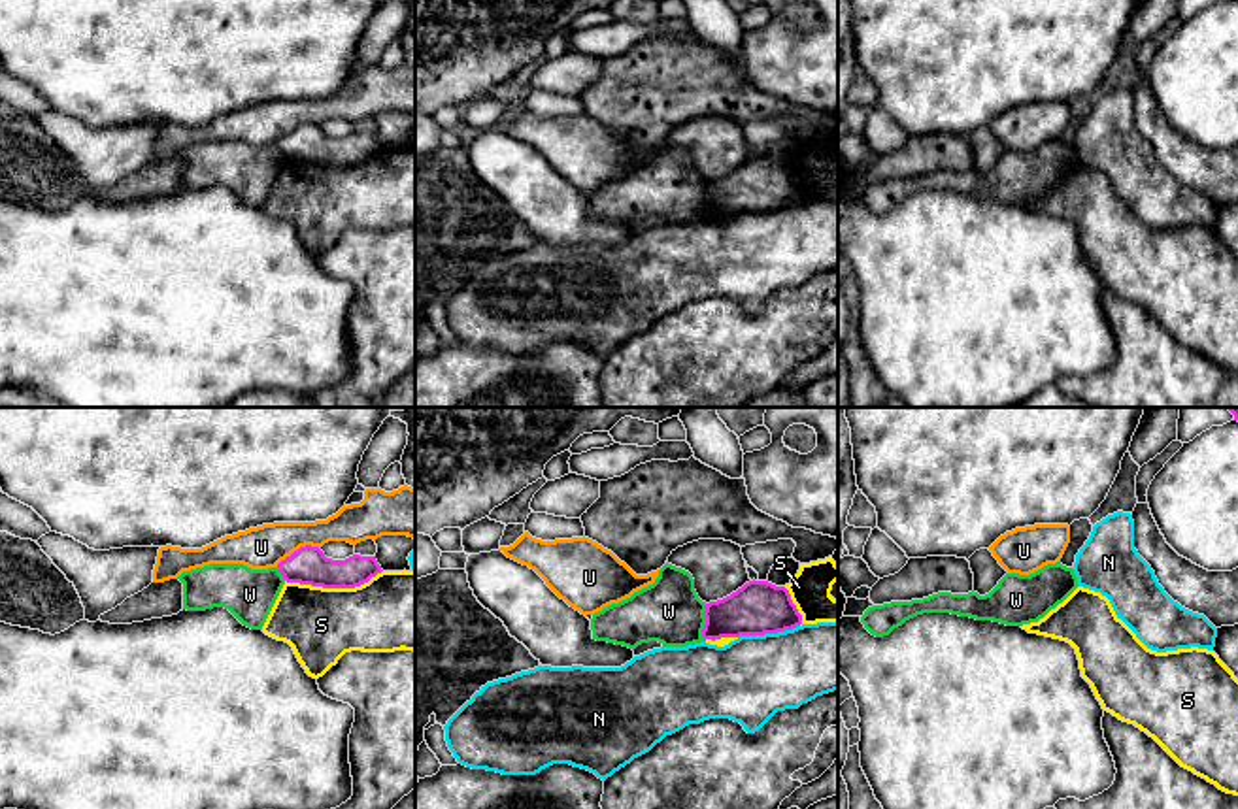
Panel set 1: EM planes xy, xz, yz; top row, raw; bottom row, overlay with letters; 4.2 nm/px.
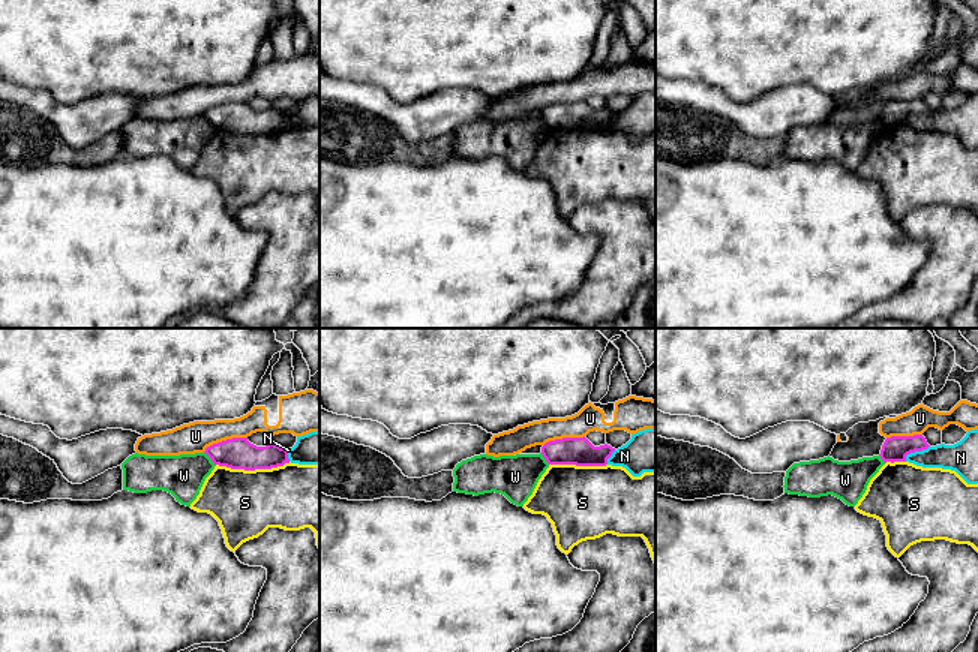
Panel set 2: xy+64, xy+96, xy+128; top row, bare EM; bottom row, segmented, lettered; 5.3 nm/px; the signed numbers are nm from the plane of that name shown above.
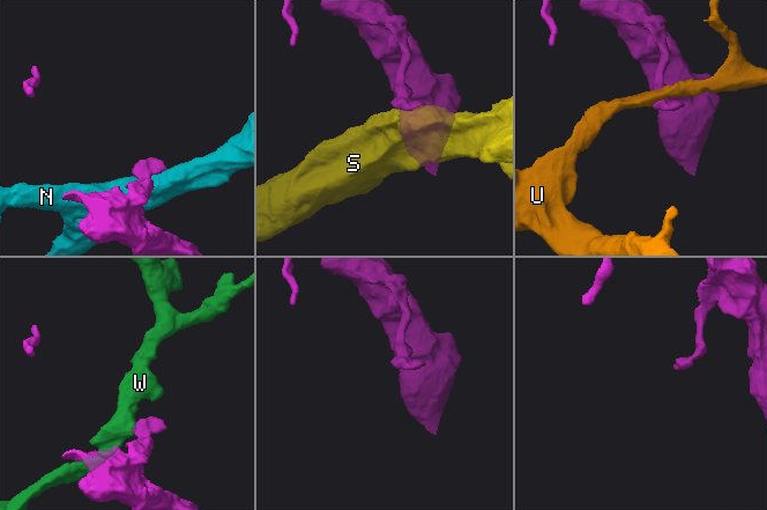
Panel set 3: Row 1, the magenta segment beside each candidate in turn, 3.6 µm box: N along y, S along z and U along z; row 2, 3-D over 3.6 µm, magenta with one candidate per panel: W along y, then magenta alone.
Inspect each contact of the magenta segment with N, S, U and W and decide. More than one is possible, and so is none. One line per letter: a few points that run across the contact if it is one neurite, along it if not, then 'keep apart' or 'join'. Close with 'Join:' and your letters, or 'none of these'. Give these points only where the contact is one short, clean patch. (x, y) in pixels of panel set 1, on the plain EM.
N: keep apart
S: keep apart
U: xy (319, 125), (299, 125), (276, 144) | keep apart
W: xz (706, 181), (702, 217) | keep apart
Join: none of these

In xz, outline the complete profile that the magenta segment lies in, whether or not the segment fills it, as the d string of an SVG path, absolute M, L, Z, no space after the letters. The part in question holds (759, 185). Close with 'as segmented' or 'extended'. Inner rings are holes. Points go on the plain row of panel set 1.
M755 157L730 173L706 181L704 194L704 219L778 211L802 202L802 192L785 164Z; as segmented

